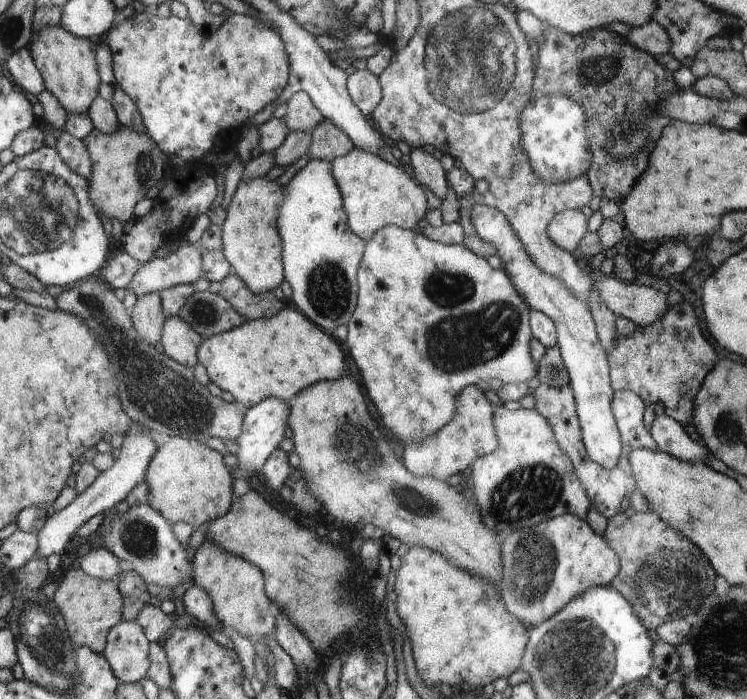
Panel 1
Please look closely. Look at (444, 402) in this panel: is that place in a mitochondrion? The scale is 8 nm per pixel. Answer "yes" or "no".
no

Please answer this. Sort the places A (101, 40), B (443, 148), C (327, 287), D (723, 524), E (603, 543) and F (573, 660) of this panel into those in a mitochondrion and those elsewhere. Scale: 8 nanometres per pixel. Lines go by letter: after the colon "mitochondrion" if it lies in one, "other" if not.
A: other
B: other
C: mitochondrion
D: other
E: other
F: mitochondrion

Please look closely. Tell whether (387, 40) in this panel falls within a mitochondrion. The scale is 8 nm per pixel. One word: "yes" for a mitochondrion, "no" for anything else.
no

